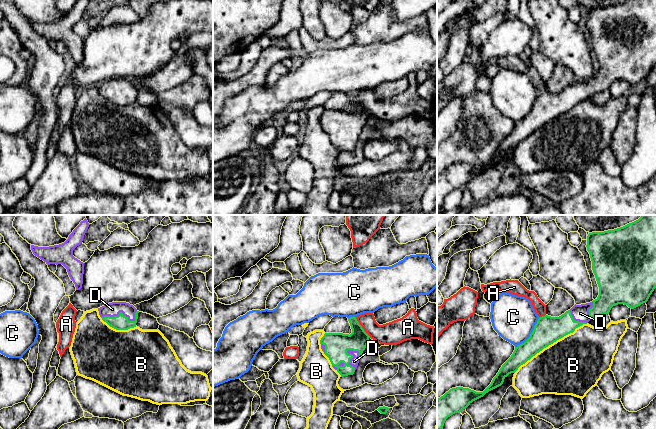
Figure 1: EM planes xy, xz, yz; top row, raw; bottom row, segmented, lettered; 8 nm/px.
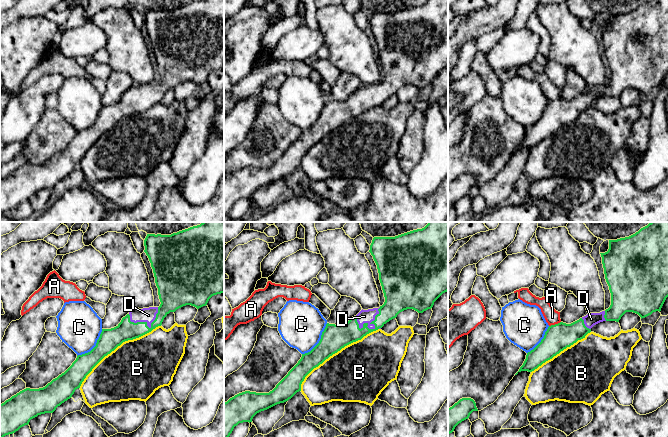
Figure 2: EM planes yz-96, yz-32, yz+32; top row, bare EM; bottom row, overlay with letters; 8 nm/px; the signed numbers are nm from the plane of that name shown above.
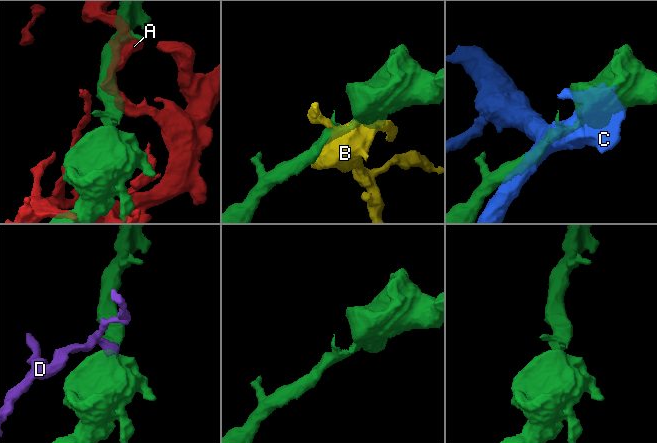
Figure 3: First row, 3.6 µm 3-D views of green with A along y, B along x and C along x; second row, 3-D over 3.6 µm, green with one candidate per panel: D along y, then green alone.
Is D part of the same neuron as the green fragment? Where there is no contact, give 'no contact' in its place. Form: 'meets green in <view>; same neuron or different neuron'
meets green in xy; same neuron

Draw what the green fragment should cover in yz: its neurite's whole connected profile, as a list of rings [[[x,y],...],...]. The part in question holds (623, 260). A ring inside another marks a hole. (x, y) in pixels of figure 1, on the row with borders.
[[[642,215],[638,220],[623,227],[604,232],[589,233],[586,247],[590,254],[592,270],[599,287],[598,297],[590,303],[575,304],[559,317],[548,315],[539,317],[530,337],[524,343],[515,347],[511,357],[502,365],[491,384],[483,392],[456,387],[438,398],[437,429],[443,429],[448,417],[460,413],[473,401],[501,386],[509,374],[515,373],[521,365],[537,353],[564,336],[573,333],[576,328],[587,324],[592,318],[609,314],[611,308],[618,304],[624,304],[634,309],[648,301],[656,288],[656,215]]]

